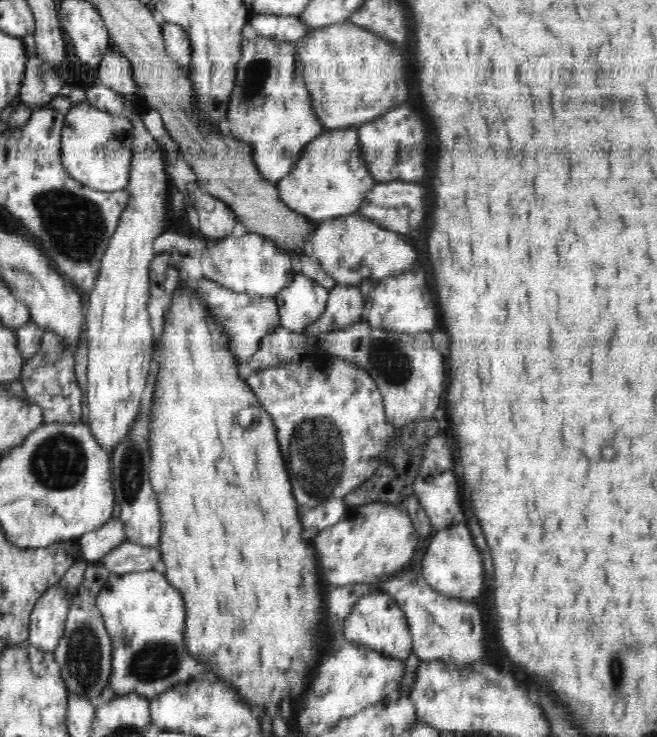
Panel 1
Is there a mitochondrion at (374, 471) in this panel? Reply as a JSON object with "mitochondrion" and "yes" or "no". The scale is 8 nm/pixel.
{"mitochondrion":"no"}

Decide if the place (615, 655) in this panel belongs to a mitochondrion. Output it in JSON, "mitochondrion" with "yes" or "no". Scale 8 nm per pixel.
{"mitochondrion":"yes"}

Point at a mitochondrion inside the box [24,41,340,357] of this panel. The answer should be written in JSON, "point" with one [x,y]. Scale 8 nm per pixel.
{"point":[76,224]}

